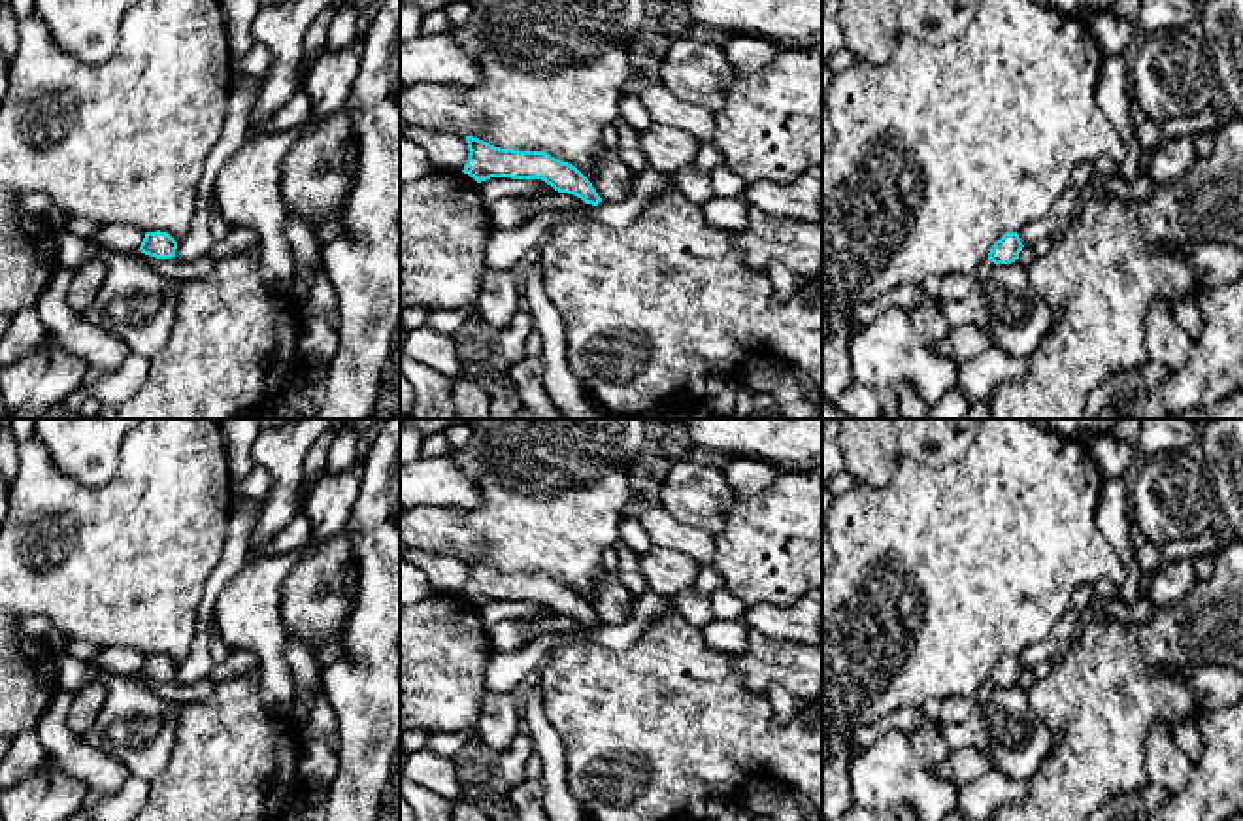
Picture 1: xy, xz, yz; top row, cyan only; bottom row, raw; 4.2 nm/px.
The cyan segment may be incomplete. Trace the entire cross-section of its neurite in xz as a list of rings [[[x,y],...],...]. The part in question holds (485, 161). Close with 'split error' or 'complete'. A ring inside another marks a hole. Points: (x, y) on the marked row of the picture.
[[[466,136],[464,140],[470,153],[462,172],[477,183],[490,177],[536,177],[558,193],[581,198],[585,204],[598,206],[602,202],[592,183],[575,166],[562,162],[549,153],[500,149],[473,136]]]; complete

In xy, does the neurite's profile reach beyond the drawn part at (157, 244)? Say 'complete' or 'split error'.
complete

